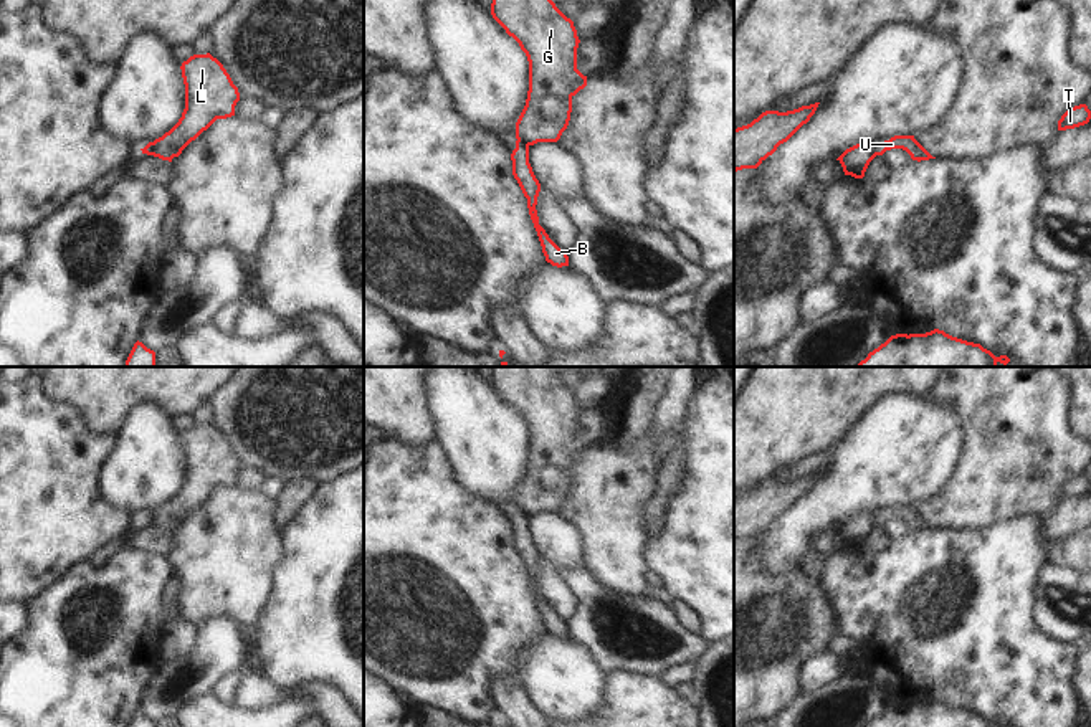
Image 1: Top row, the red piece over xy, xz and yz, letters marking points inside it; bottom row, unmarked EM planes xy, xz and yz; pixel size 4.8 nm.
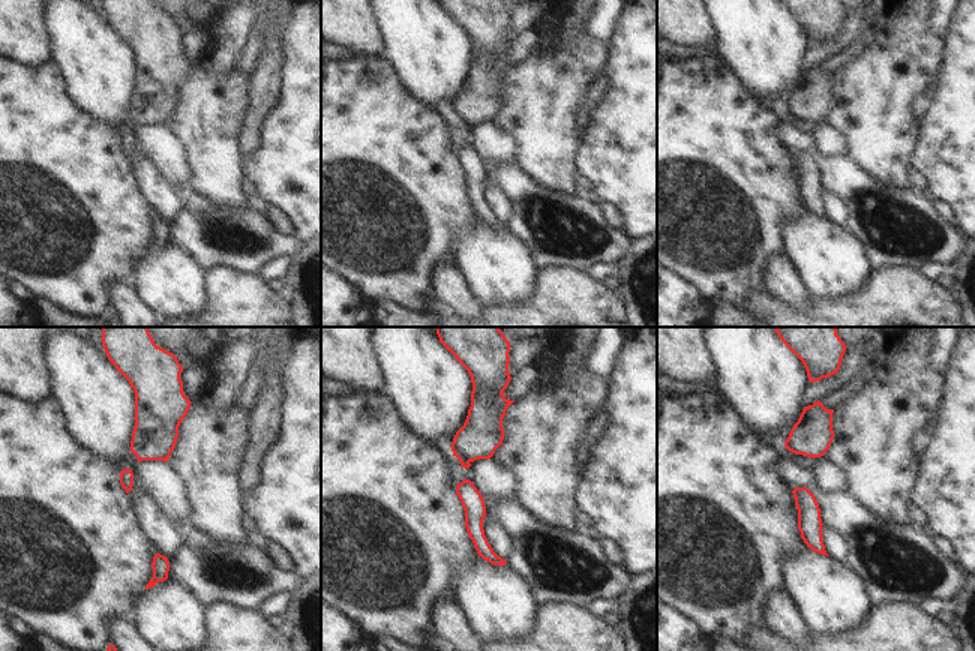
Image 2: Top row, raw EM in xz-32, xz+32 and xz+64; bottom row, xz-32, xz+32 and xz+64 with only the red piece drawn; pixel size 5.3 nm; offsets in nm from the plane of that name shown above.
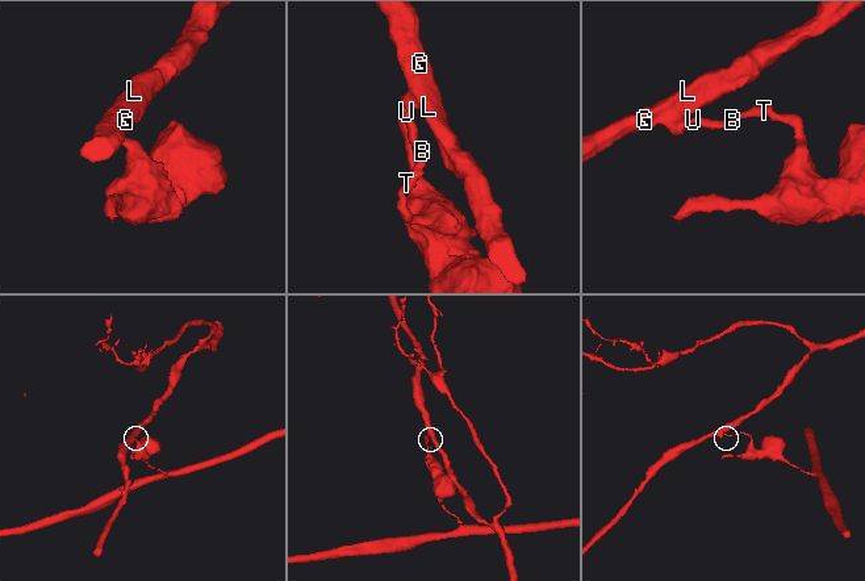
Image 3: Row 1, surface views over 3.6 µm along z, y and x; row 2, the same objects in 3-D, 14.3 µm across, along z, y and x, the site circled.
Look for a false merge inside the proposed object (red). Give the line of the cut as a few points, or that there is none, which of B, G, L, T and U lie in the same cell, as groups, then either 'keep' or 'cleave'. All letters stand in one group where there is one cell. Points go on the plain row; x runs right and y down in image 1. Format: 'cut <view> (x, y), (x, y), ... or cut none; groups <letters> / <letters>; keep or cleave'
cut xz (518, 508), (528, 516); groups B T U / G L; cleave

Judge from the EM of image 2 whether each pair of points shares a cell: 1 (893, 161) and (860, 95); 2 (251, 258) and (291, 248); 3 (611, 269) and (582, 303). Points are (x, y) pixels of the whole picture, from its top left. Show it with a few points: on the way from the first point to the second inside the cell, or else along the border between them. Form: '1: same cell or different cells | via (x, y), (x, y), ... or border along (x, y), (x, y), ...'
1: same cell | via (882, 144), (881, 123), (876, 111)
2: same cell | via (261, 251), (281, 248)
3: different cells | border along (585, 270), (600, 282)

